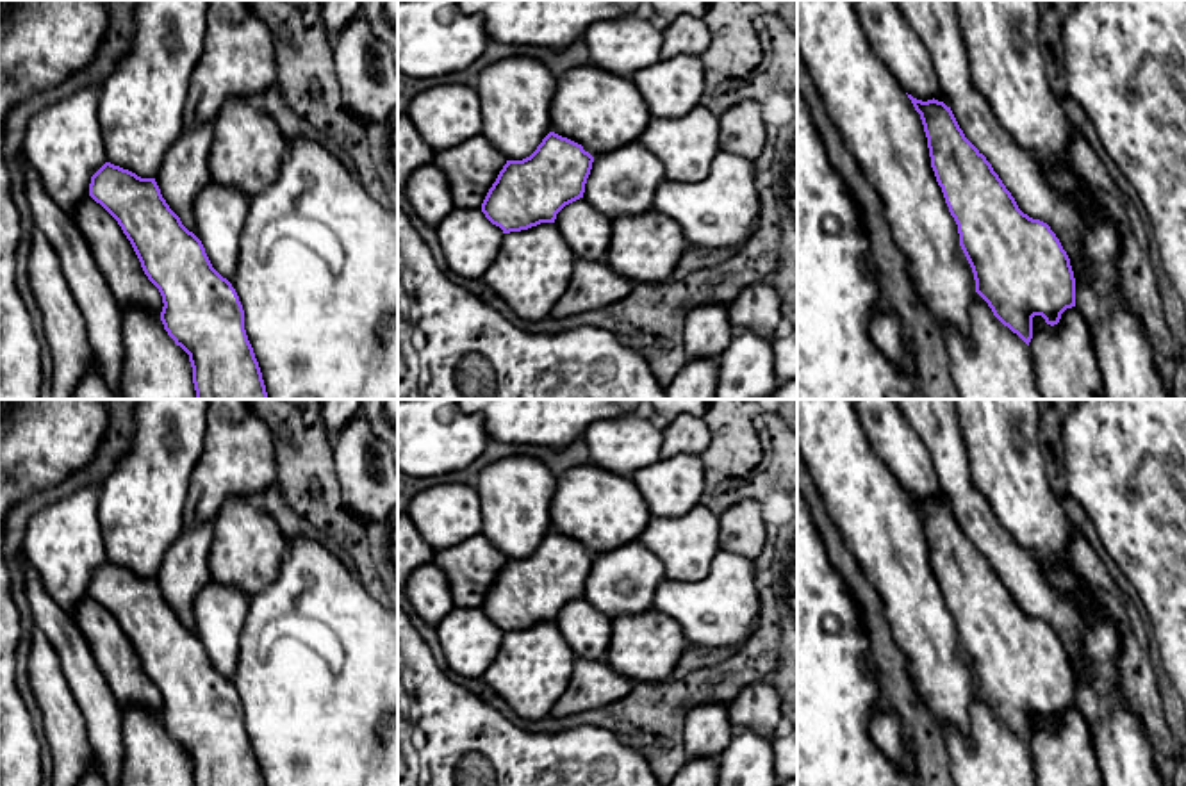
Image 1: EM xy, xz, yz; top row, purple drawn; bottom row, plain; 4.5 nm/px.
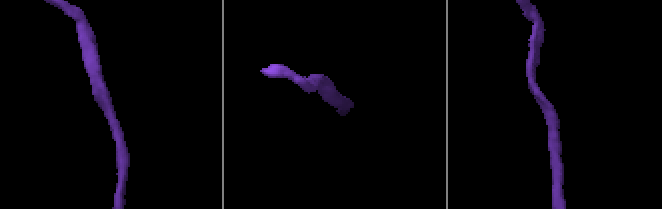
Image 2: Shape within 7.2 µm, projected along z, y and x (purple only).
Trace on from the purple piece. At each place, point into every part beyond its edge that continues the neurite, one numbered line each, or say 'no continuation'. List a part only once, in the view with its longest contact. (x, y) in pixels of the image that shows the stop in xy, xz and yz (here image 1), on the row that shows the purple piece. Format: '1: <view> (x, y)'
1: xy (113, 252)

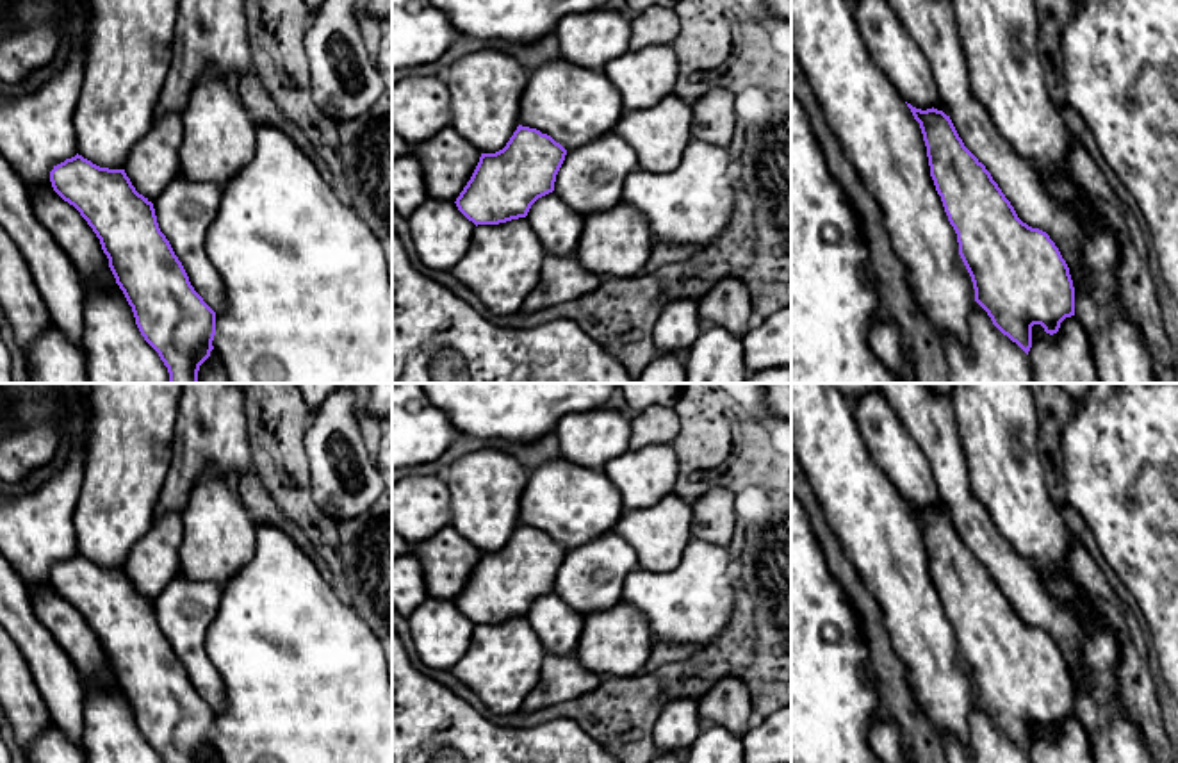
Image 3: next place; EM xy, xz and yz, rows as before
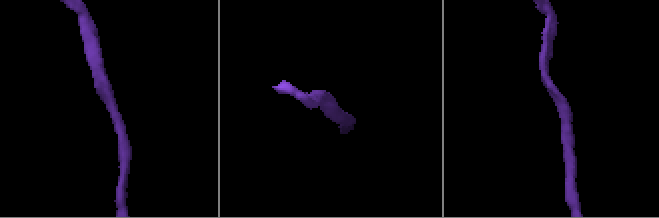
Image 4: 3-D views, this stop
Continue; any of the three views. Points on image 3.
1: xy (63, 221)

